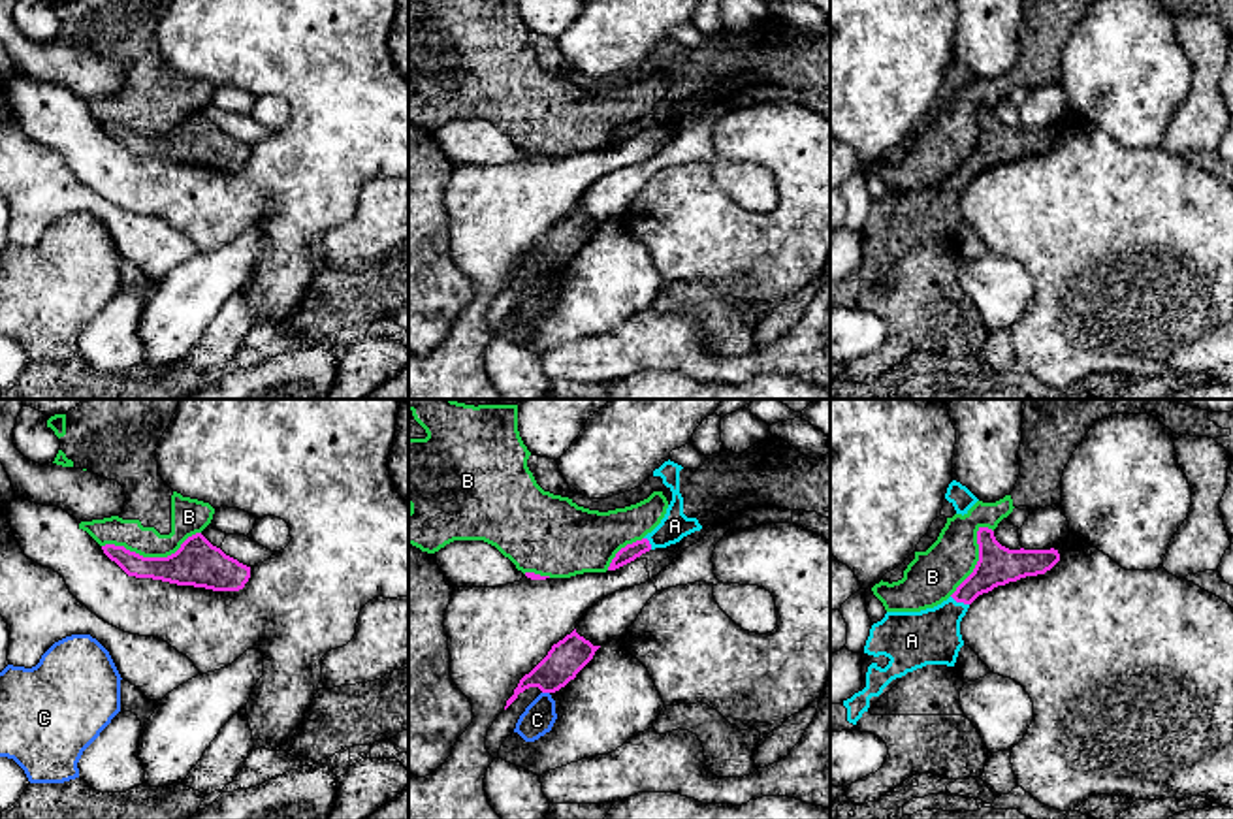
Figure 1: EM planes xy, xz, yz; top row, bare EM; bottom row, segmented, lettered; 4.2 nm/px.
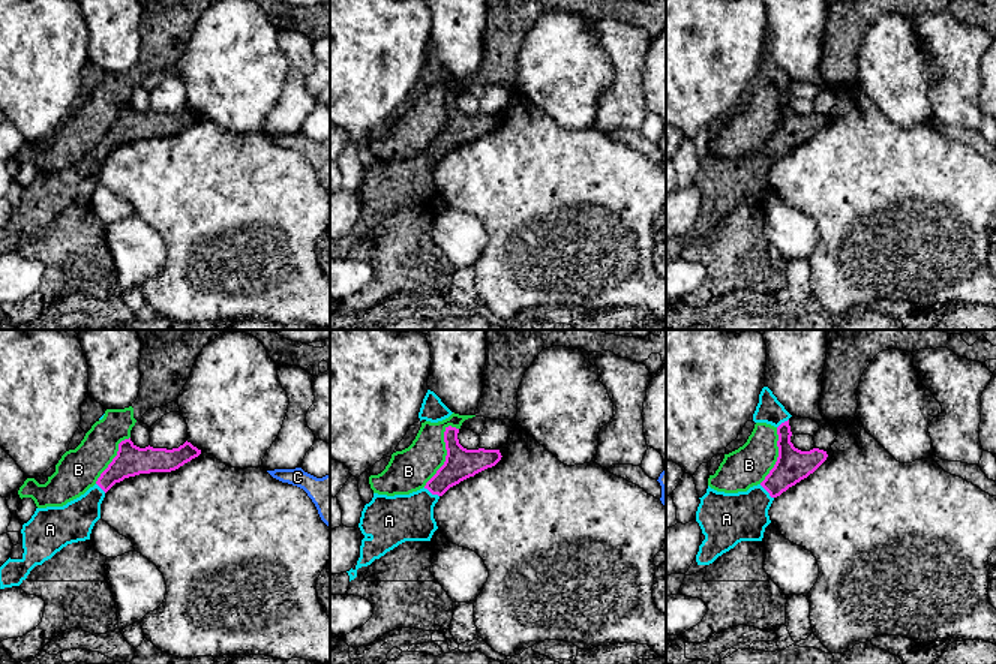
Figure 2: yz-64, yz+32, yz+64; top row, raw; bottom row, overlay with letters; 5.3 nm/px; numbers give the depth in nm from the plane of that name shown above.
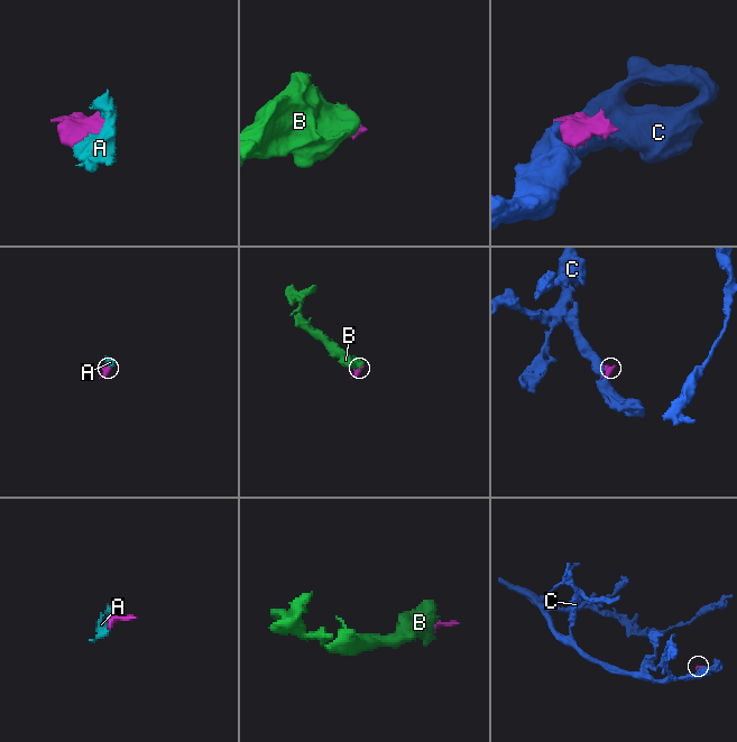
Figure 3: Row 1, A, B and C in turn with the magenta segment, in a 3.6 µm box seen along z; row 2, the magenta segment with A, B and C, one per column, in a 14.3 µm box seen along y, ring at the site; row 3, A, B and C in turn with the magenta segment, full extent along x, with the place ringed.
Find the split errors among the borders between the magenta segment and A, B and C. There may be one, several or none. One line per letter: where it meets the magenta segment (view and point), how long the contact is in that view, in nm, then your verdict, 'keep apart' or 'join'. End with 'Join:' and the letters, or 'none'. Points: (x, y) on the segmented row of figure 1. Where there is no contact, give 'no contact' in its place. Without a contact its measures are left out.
A: meets magenta in yz at (960, 601); contact 90 nm long; join
B: meets magenta in xy at (151, 558); contact 420 nm long; keep apart
C: meets magenta in xz at (546, 691); contact 30 nm long; keep apart
Join: A

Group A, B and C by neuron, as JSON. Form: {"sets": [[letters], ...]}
{"sets": [["A"], ["B"], ["C"]]}

